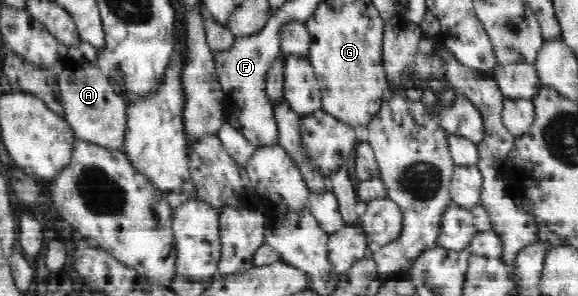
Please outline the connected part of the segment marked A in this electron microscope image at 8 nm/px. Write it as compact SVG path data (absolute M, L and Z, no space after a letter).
M82 57L55 77L61 92L64 118L73 128L75 136L84 142L104 147L105 150L122 150L127 134L127 102L115 93L108 77L97 63Z

